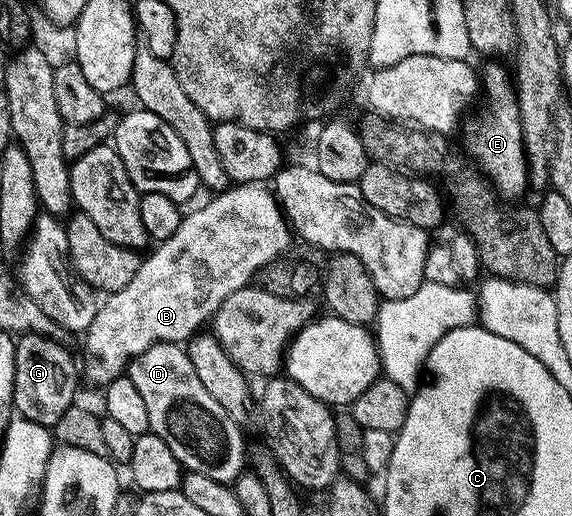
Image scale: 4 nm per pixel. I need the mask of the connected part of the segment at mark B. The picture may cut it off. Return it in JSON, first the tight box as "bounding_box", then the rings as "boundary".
{"bounding_box":[83,183,290,386],"boundary":[[[264,183],[233,184],[208,198],[202,208],[182,215],[179,230],[142,259],[135,278],[123,290],[104,297],[95,322],[83,336],[86,350],[93,355],[83,364],[84,379],[104,386],[122,375],[129,362],[152,344],[188,341],[212,321],[235,290],[250,287],[258,270],[290,248],[289,222]]]}

